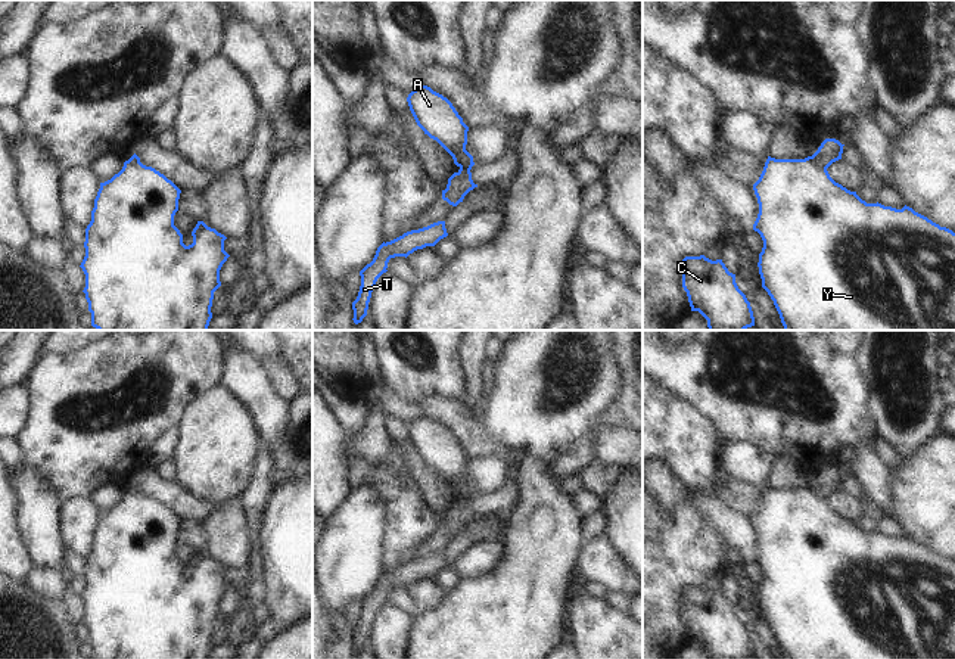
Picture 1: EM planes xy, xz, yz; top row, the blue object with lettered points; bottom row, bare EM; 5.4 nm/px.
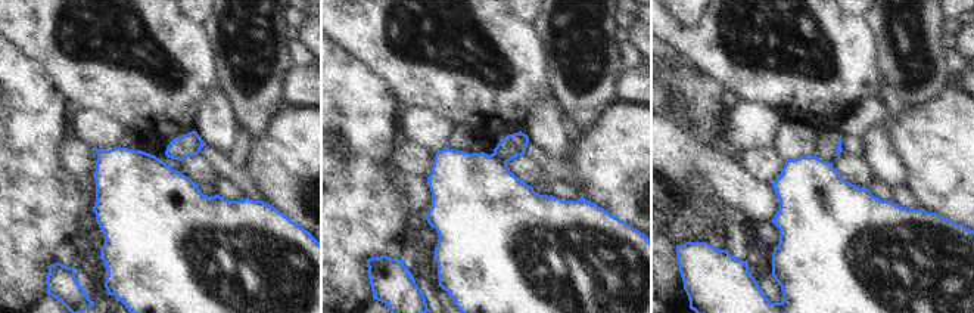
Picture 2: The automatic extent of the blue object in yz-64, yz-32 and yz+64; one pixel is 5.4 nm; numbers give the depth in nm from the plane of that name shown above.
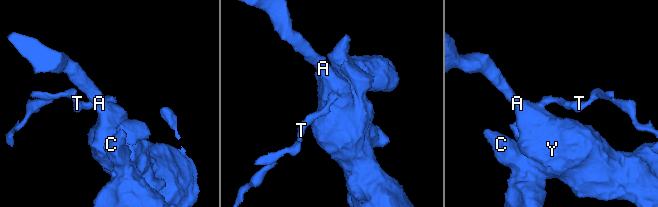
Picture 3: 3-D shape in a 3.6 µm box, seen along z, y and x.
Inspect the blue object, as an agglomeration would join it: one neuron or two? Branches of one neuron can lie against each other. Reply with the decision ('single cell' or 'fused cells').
fused cells

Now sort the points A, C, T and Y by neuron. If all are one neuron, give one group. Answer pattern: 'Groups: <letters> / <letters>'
Groups: A C Y / T.

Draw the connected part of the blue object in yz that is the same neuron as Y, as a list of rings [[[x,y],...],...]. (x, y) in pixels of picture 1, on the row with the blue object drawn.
[[[768,156],[763,171],[759,180],[753,184],[755,195],[759,203],[759,214],[753,224],[753,230],[758,231],[763,240],[762,252],[759,254],[759,274],[762,279],[762,287],[768,292],[774,305],[780,314],[784,330],[955,330],[955,233],[946,227],[940,227],[933,223],[927,217],[915,212],[909,206],[903,206],[902,209],[896,209],[892,206],[884,206],[881,203],[867,203],[862,201],[856,192],[850,192],[842,184],[836,183],[827,168],[821,168],[812,156],[805,159],[775,159]]]

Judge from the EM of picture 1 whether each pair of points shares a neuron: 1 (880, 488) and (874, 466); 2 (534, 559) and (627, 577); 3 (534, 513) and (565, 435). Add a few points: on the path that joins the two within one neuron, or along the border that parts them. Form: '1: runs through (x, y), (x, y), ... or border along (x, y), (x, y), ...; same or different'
1: runs through (874, 482), (874, 472); same
2: border along (584, 544), (575, 566); different
3: border along (526, 456), (535, 457), (548, 466); different

